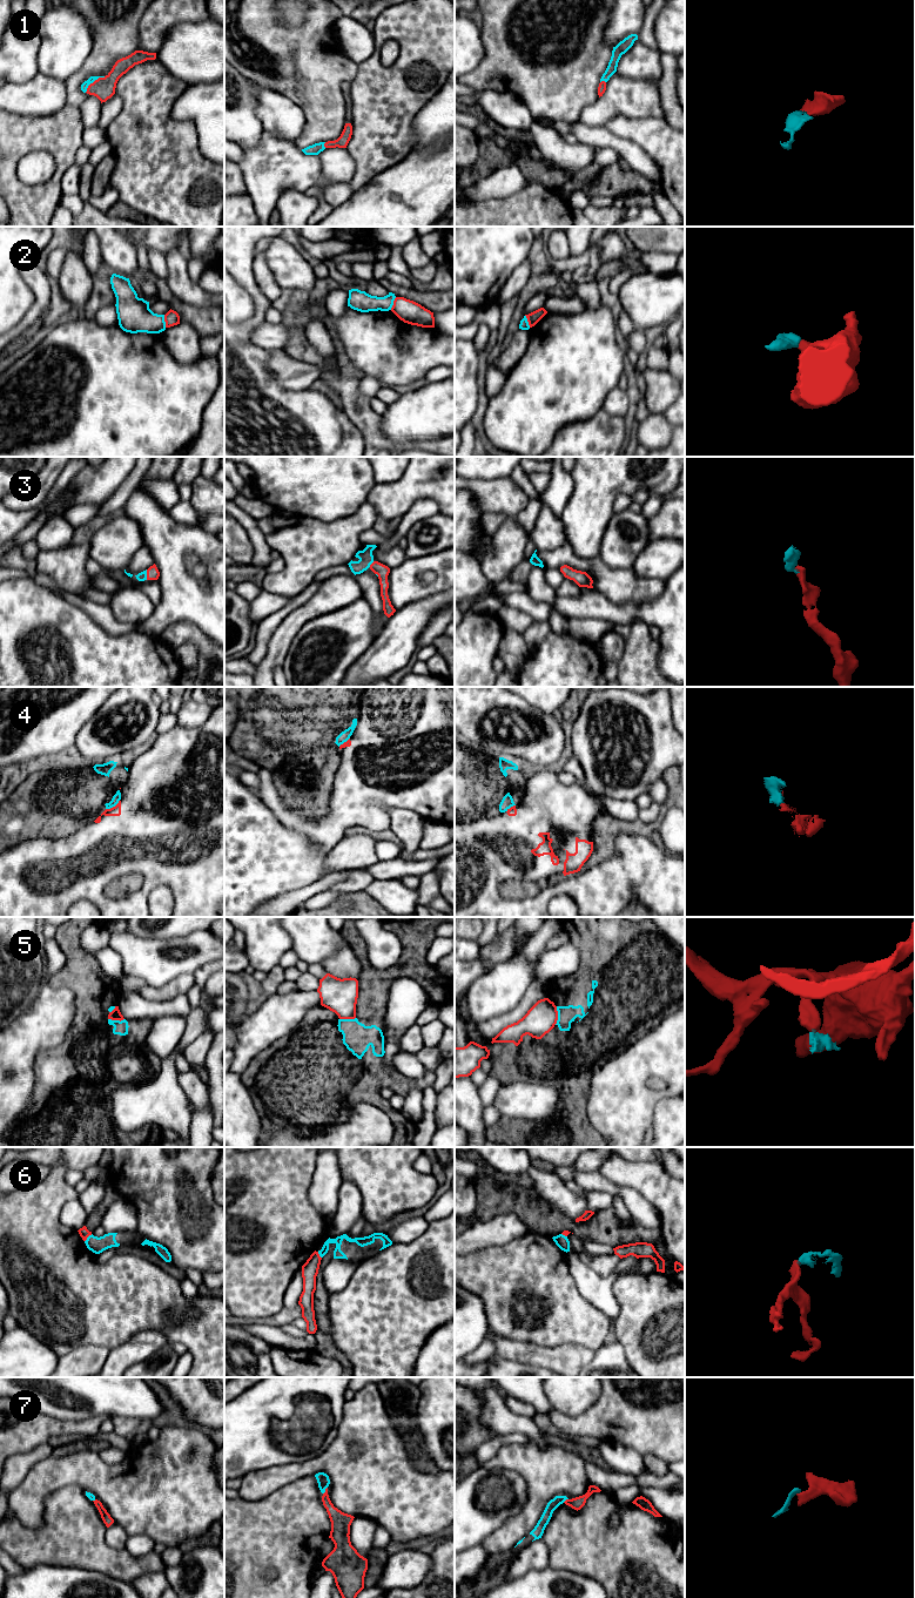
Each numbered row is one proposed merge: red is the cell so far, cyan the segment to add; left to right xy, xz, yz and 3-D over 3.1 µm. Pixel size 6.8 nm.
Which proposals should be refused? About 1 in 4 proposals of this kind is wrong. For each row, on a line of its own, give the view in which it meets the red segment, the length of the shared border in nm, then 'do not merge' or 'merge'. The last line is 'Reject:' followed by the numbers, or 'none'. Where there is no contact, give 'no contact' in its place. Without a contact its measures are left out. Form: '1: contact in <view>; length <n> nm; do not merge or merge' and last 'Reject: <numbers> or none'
1: contact in xy; length 180 nm; merge
2: contact in xy; length 90 nm; do not merge
3: contact in xy; length 70 nm; merge
4: contact in xy; length 120 nm; do not merge
5: contact in yz; length 130 nm; do not merge
6: contact in xy; length 80 nm; do not merge
7: contact in xz; length 60 nm; merge
Reject: 2, 4, 5, 6

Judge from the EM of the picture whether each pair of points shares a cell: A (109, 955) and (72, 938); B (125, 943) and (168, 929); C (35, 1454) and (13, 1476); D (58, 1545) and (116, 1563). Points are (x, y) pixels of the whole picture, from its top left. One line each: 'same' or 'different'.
A: different
B: different
C: same
D: same

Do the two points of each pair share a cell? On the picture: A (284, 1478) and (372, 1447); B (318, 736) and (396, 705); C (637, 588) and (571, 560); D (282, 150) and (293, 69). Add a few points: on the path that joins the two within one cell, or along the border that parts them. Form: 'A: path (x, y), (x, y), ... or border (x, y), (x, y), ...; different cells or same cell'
A: path (307, 1468), (321, 1463), (350, 1463); same cell
B: border (362, 699), (357, 725), (349, 737); different cells
C: path (620, 586), (607, 581), (593, 567), (587, 565); same cell
D: border (295, 145), (301, 149); different cells

